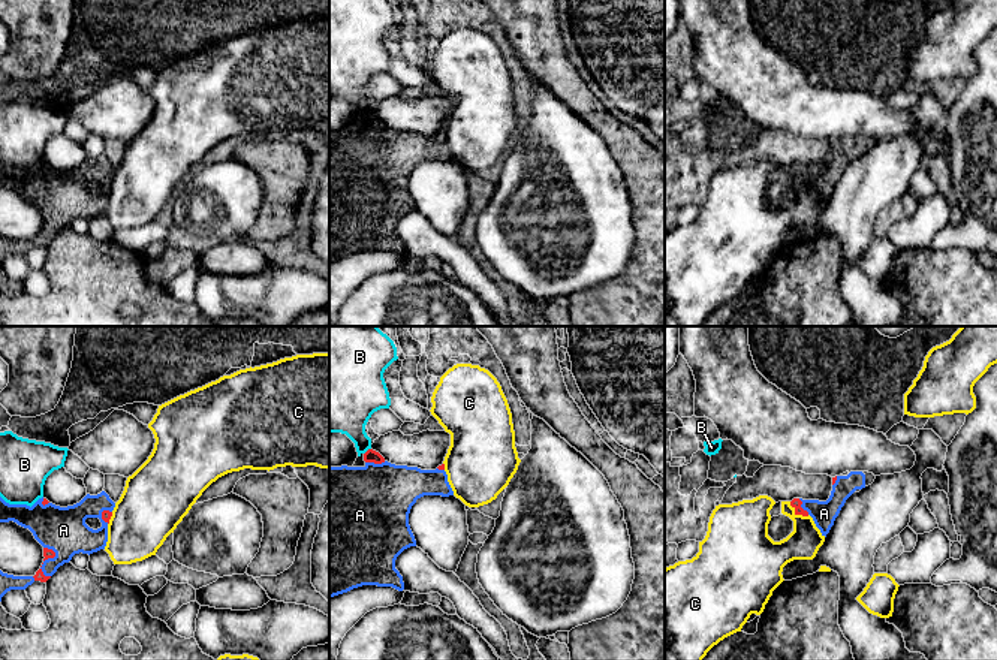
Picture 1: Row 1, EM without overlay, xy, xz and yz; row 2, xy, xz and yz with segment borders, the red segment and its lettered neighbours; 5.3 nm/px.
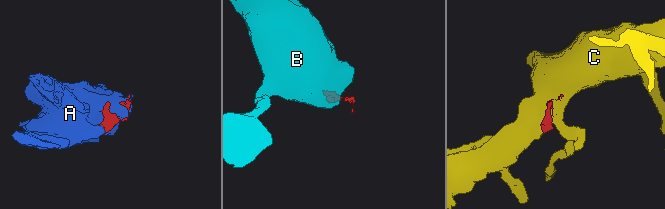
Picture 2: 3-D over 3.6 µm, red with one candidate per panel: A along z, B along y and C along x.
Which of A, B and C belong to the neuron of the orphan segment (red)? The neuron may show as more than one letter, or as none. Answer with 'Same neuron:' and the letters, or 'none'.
Same neuron: A

